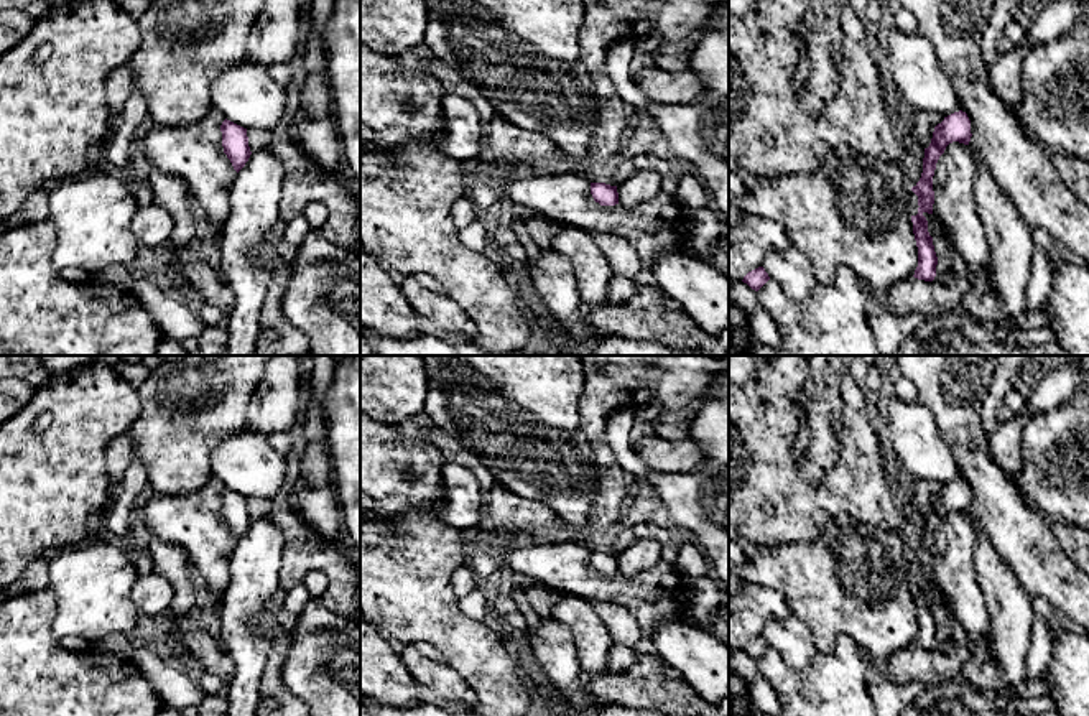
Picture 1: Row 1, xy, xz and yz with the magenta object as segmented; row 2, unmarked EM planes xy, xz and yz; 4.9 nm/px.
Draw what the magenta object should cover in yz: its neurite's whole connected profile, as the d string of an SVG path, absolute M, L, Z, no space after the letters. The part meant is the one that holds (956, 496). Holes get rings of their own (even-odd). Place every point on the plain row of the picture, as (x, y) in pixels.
M959 479L944 486L944 489L934 495L931 512L924 517L923 542L920 550L911 556L918 565L920 574L918 583L911 584L913 602L918 616L918 635L913 645L918 649L933 650L936 645L938 625L933 606L928 601L928 589L923 584L924 581L933 583L933 545L936 532L949 512L959 510L969 514L971 505L971 489L966 481Z

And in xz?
M591 551L591 563L595 571L600 574L615 574L619 573L617 555L610 555L605 551Z

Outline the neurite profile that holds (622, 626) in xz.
M600 601L594 602L594 611L602 619L617 645L633 649L643 637L637 617L625 606Z

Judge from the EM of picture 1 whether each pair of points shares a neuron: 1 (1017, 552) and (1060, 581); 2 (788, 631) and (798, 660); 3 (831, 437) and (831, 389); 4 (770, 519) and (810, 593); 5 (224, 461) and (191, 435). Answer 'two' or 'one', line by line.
1: one
2: one
3: one
4: two
5: two

